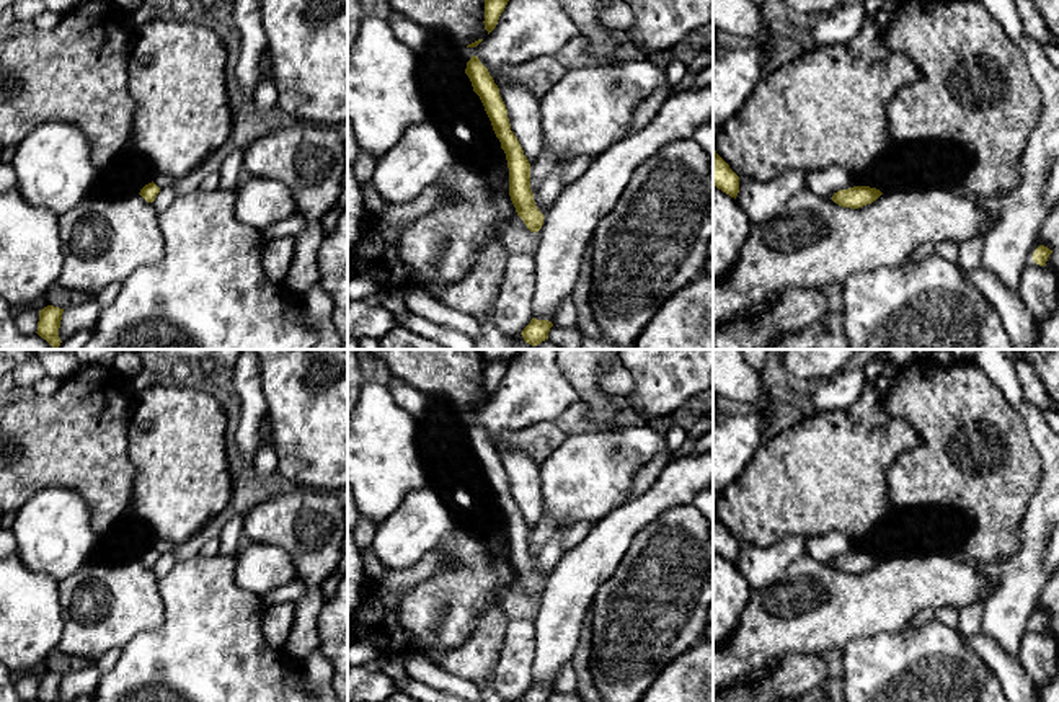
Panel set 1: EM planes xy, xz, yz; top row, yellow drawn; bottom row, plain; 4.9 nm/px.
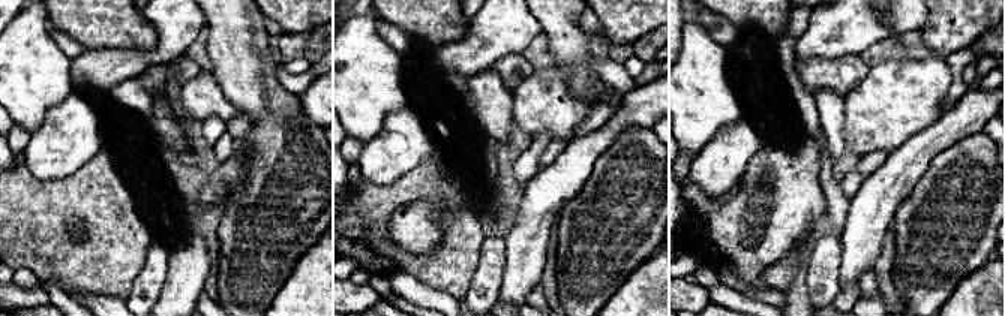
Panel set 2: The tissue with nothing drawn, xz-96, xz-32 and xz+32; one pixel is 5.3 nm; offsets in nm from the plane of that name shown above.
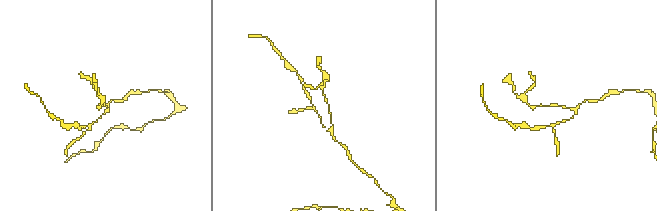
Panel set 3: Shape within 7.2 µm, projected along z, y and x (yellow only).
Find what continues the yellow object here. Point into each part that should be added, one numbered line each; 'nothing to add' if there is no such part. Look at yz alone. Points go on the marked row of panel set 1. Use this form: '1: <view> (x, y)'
nothing to add

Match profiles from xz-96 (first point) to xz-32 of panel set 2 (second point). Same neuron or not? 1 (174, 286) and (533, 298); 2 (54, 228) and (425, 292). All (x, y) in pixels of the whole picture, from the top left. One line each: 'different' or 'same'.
1: different
2: different

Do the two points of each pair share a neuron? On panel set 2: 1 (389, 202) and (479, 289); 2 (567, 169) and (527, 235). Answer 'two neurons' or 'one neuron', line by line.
1: two neurons
2: one neuron

